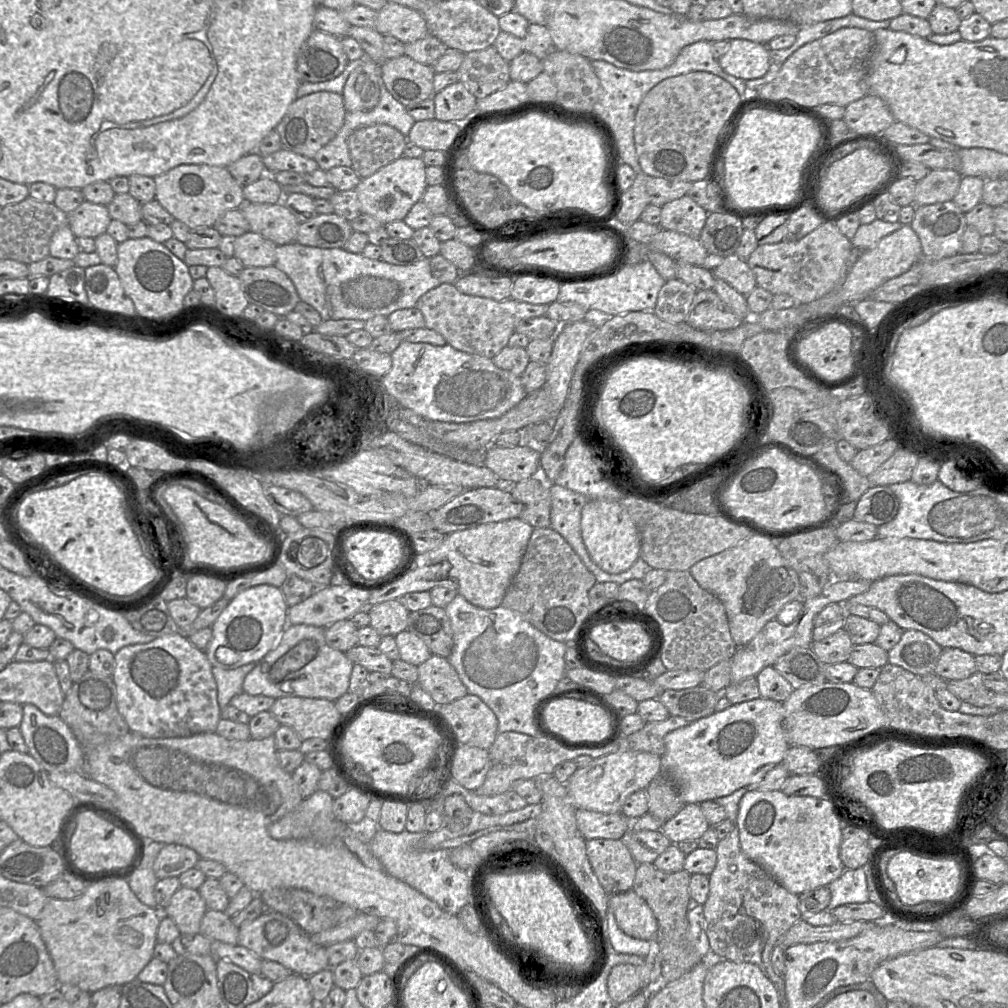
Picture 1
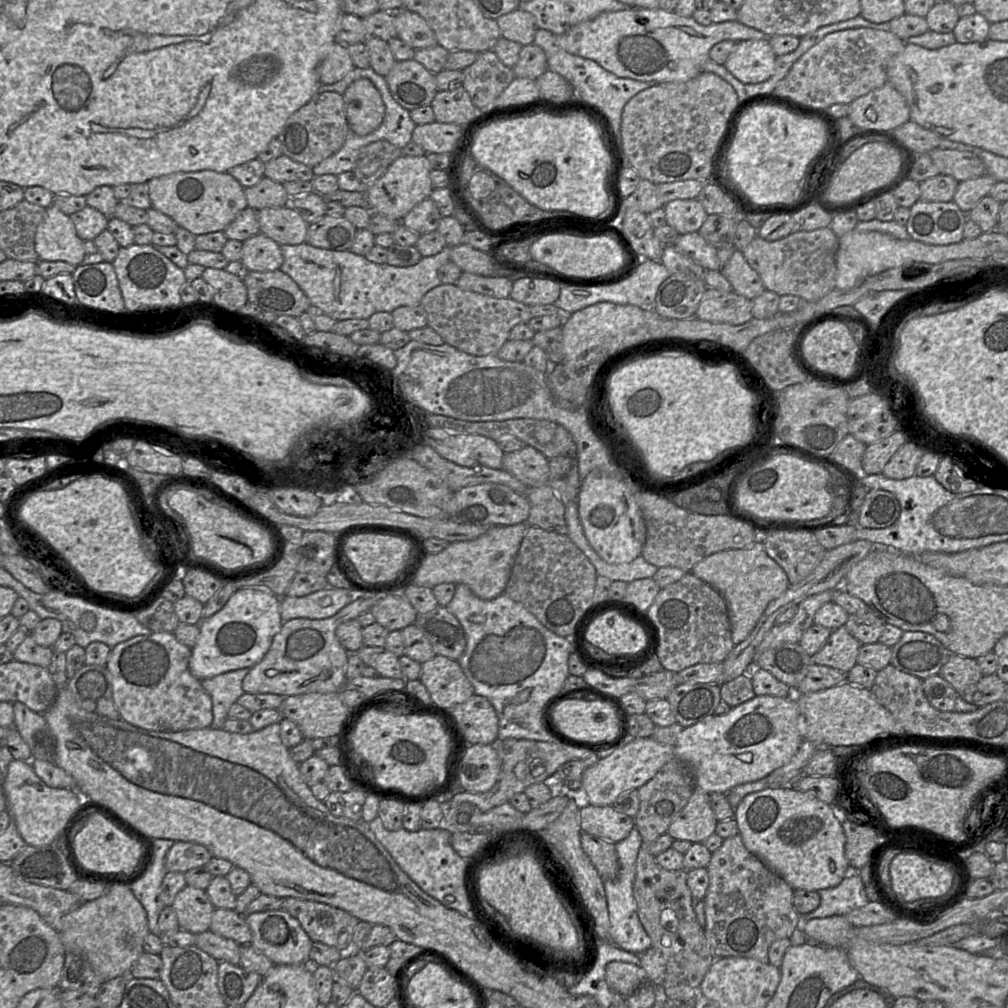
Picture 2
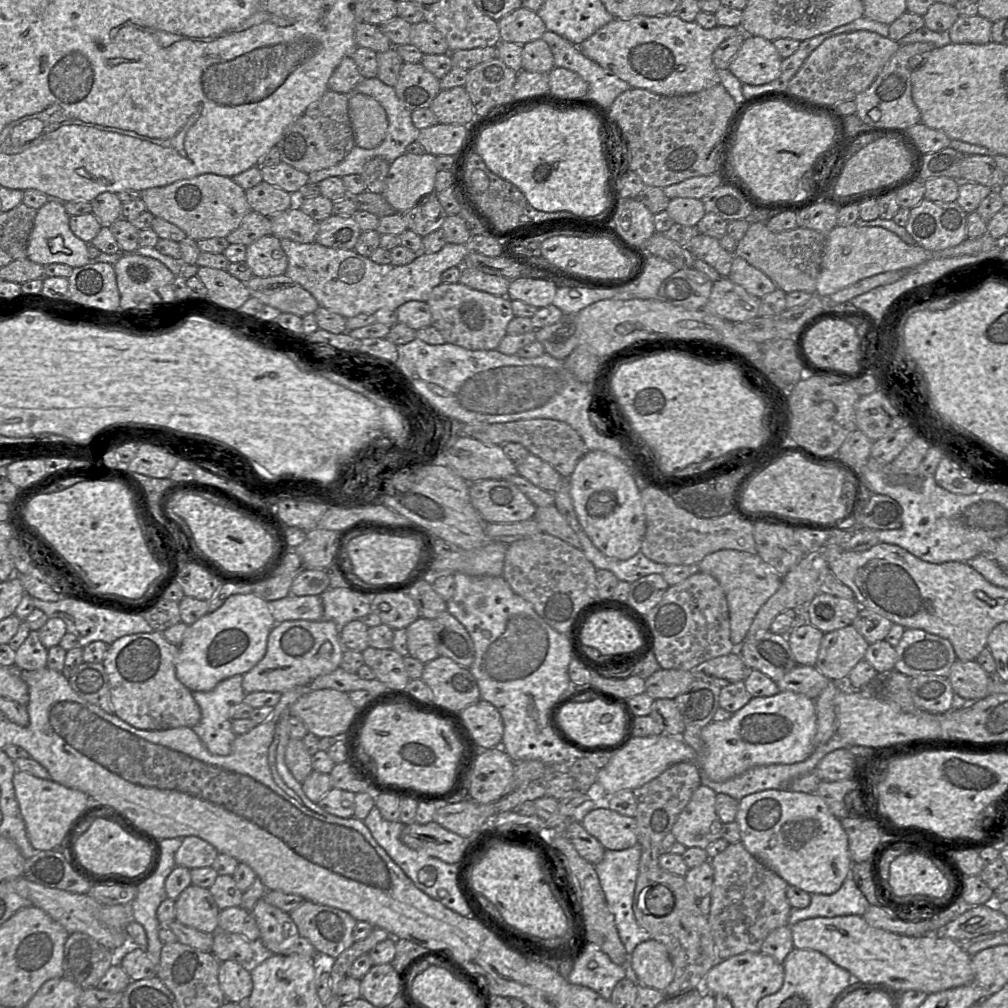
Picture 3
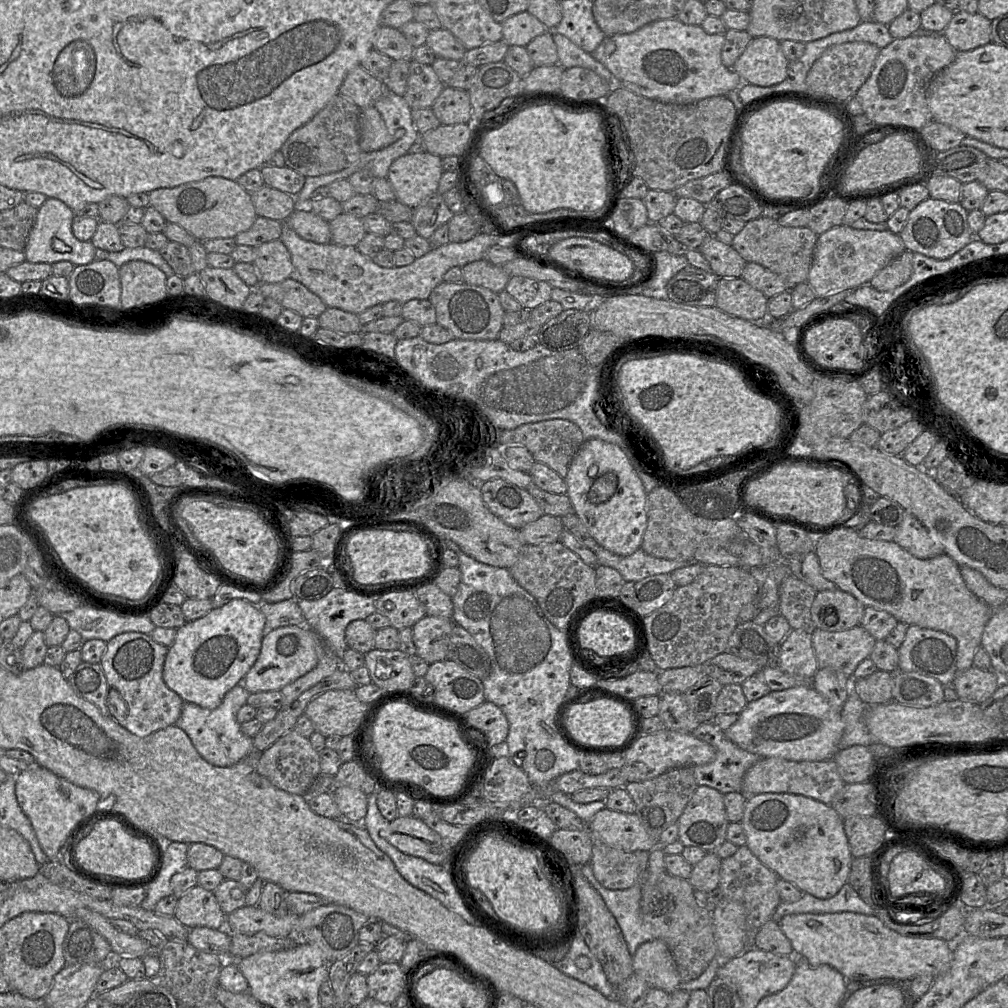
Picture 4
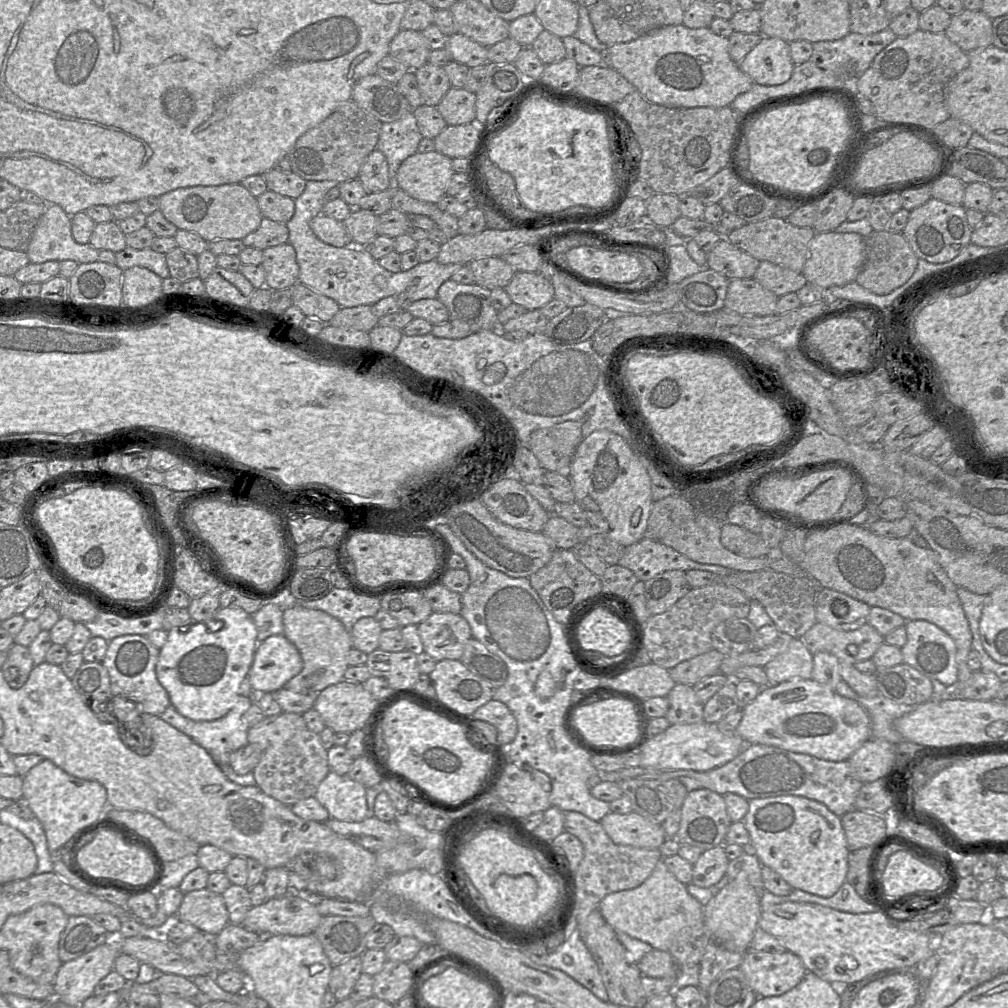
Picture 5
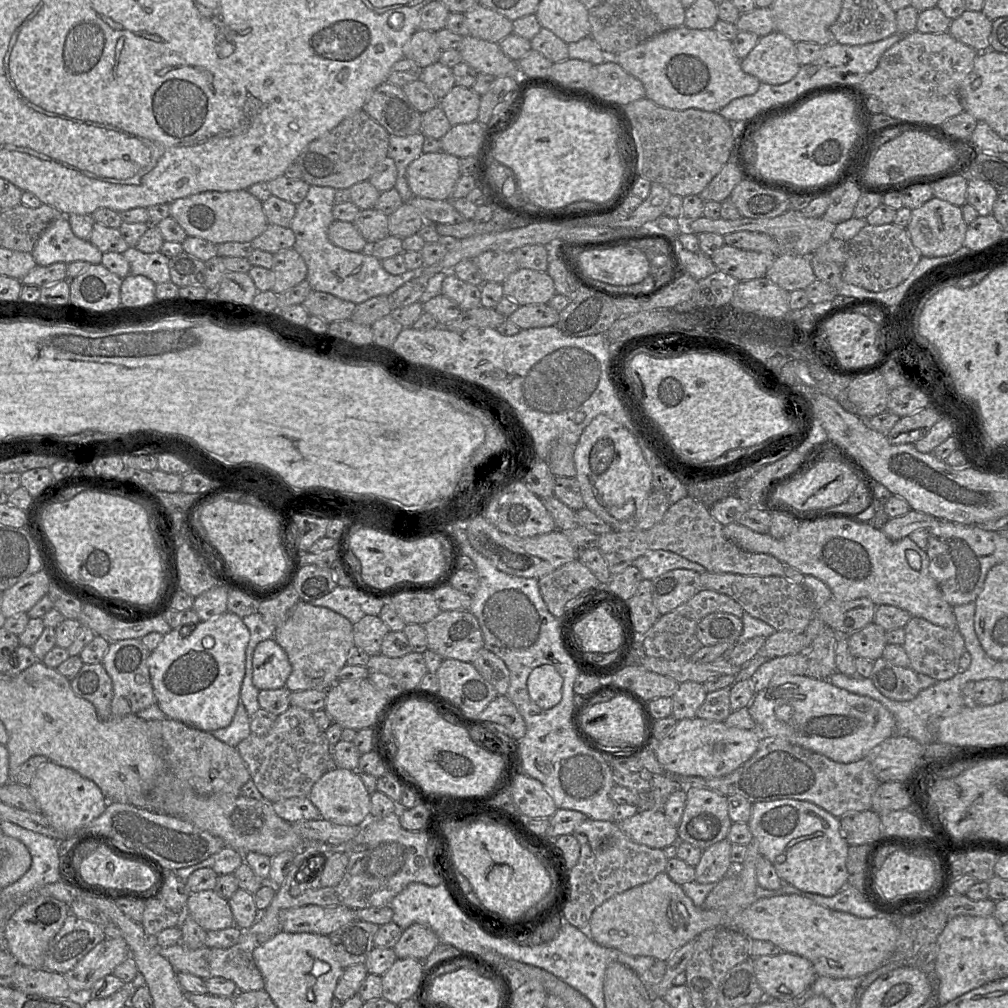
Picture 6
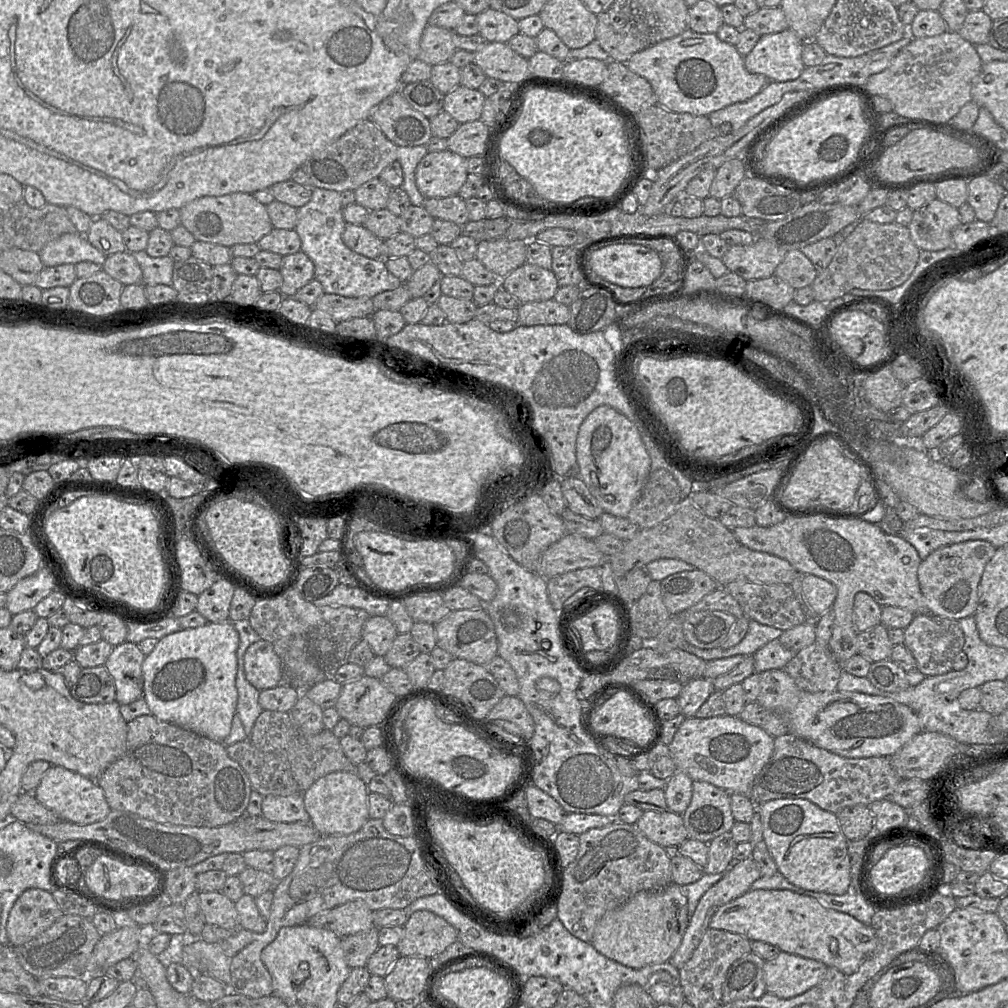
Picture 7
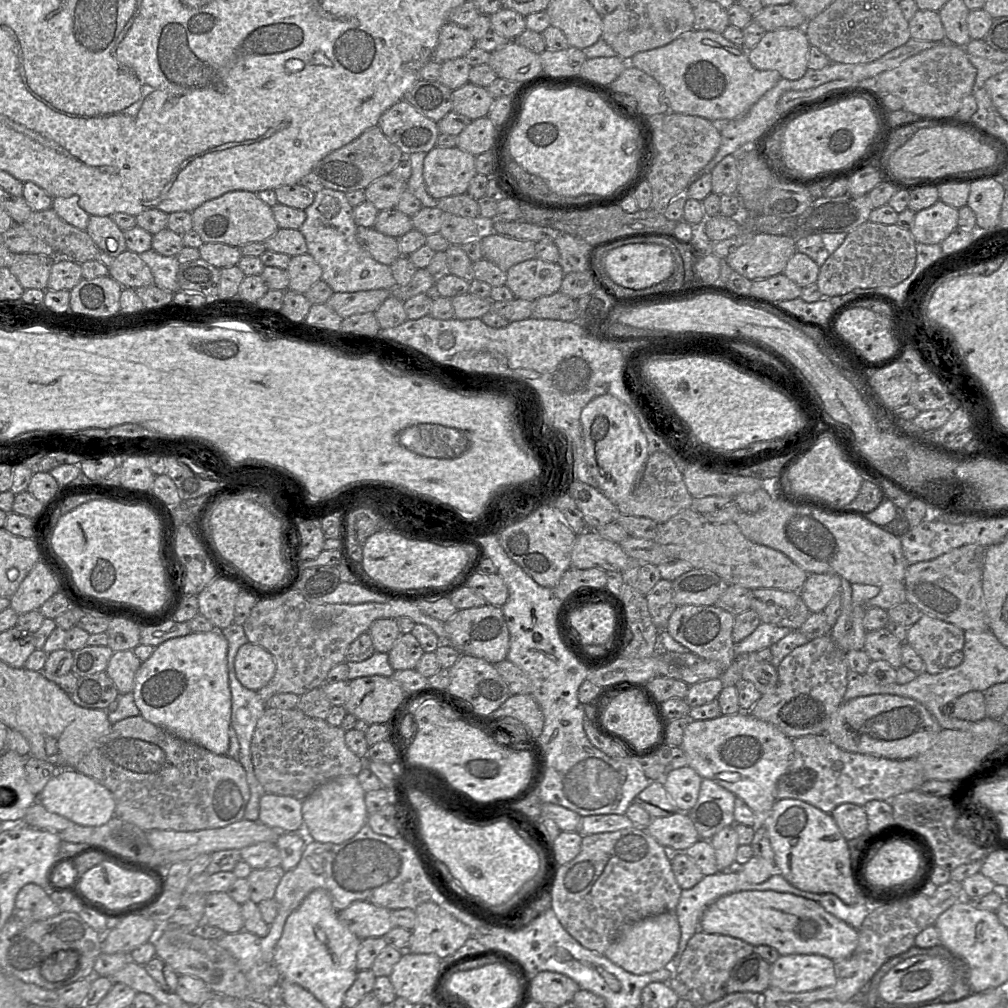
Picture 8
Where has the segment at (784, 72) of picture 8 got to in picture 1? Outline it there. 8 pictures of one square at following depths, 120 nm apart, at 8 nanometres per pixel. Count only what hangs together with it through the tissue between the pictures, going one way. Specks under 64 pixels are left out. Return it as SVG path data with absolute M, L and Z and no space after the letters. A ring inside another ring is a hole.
M746 39L729 40L729 49L718 62L726 73L738 79L758 79L769 69L769 49Z

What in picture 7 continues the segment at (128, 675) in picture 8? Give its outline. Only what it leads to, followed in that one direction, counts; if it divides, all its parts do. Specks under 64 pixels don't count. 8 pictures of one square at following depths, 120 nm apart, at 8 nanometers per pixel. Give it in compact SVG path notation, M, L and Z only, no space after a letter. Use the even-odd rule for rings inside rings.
M125 641L113 646L104 666L114 678L115 701L120 705L132 703L143 697L142 663L145 657L138 644Z

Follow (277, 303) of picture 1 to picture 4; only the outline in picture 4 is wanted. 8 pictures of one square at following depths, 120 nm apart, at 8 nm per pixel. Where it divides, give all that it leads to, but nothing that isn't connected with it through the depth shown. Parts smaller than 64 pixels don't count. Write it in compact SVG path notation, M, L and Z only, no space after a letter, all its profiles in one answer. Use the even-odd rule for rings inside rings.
M292 277L278 283L260 283L253 289L259 289L265 298L273 298L284 309L292 310L303 318L319 317L327 309L317 295Z

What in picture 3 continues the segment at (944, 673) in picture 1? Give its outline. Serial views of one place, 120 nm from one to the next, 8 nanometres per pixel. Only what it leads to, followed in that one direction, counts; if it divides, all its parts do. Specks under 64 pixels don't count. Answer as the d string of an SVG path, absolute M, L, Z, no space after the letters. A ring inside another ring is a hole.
M957 659L951 667L948 679L959 696L966 700L980 700L990 694L990 685L995 677L988 674L976 660Z

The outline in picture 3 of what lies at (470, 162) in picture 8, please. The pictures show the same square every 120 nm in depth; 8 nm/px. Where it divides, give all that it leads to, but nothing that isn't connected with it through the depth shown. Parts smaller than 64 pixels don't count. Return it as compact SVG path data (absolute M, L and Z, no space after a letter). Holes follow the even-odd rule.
M404 153L390 164L383 197L404 214L435 192L436 156Z

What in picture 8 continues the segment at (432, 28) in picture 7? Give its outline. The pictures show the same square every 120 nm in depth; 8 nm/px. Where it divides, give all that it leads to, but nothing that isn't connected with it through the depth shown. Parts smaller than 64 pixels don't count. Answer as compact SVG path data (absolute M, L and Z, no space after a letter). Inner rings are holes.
M446 22L439 31L432 58L443 63L450 59L464 57L475 46L475 42L467 28Z

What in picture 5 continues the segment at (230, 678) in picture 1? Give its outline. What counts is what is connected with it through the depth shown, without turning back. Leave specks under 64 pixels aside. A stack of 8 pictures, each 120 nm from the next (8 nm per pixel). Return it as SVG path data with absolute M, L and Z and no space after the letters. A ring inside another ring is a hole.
M240 695L236 704L222 718L213 721L193 721L181 715L171 704L160 715L160 718L172 727L190 737L196 744L205 749L218 766L224 766L233 771L229 765L230 754L248 744L248 724L246 722L246 711L254 702L250 695Z

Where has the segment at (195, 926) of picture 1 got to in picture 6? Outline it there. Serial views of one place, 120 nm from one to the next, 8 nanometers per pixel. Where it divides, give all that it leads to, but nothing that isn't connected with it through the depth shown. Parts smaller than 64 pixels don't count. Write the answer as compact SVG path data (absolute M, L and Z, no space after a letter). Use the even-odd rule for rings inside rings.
M214 890L191 893L185 915L189 915L206 931L226 929L235 924L228 900Z

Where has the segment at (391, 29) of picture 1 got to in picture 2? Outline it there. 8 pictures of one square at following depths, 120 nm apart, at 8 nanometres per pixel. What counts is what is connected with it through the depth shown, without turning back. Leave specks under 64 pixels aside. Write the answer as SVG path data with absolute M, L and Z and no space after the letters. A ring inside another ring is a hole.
M405 10L394 18L397 37L414 49L429 48L438 44L434 31L416 12Z

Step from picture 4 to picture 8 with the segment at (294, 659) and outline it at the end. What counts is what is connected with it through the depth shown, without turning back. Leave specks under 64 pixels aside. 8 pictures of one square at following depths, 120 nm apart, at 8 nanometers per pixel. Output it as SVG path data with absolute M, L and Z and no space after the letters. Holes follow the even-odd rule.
M247 642L239 648L234 668L238 680L244 687L258 691L274 676L276 663L269 651L260 645Z

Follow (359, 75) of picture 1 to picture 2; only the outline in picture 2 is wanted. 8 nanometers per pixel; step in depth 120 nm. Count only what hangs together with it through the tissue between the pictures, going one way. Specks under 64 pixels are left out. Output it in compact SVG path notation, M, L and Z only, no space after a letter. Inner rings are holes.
M360 78L349 85L343 94L349 128L358 136L375 131L383 122L385 105L375 85Z

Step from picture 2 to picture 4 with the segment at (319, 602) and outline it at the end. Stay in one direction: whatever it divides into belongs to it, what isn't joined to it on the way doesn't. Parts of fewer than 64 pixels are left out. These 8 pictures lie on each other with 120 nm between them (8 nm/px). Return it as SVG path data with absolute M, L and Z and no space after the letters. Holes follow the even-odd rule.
M261 598L259 609L265 616L266 630L291 625L305 625L302 611L294 598L274 603L263 602Z

